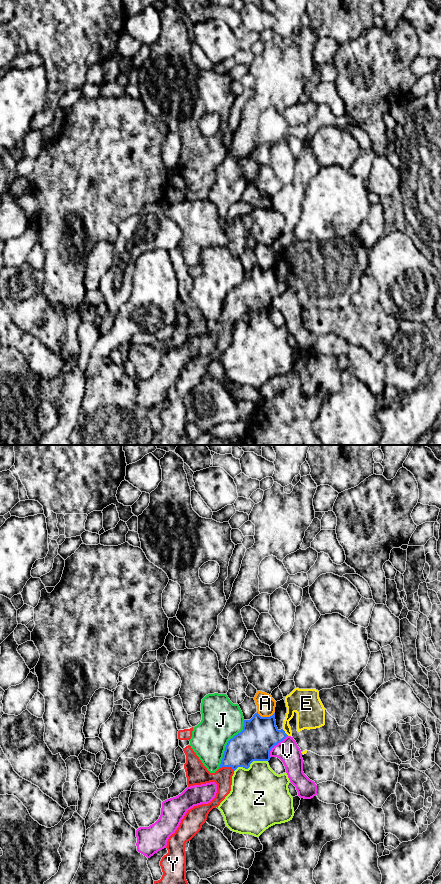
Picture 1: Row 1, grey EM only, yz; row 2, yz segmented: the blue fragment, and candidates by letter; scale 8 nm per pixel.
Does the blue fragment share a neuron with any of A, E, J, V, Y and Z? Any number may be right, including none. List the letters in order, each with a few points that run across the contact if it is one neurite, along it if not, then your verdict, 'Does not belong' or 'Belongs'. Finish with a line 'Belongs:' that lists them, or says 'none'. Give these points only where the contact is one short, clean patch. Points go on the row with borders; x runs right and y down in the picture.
A: Does not belong
E: Line: yz (282, 729), (288, 735). Does not belong
J: Does not belong
V: Does not belong
Y: Line: yz (249, 745), (227, 766), (217, 776), (197, 774). Belongs
Z: Line: yz (267, 760), (254, 760), (247, 768), (238, 767), (234, 771). Does not belong
Belongs: Y

